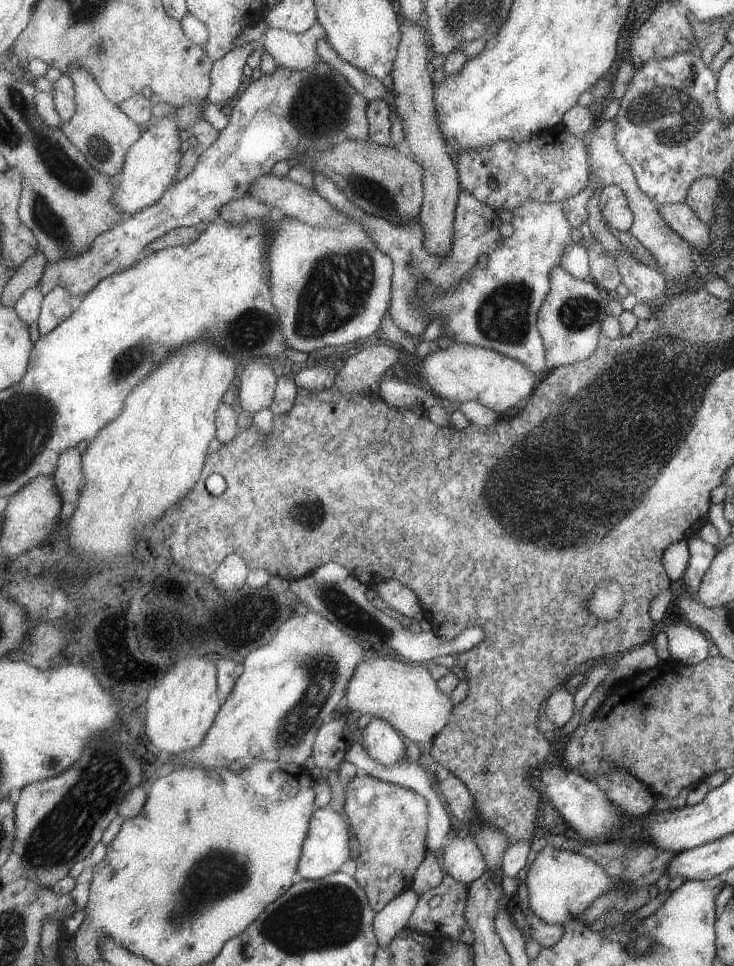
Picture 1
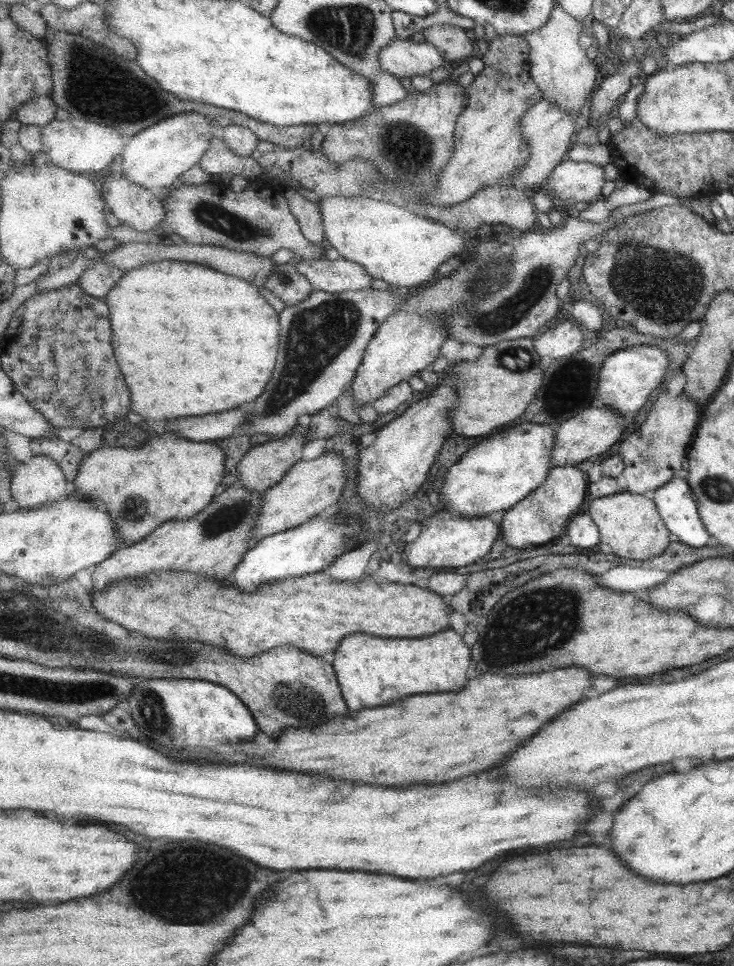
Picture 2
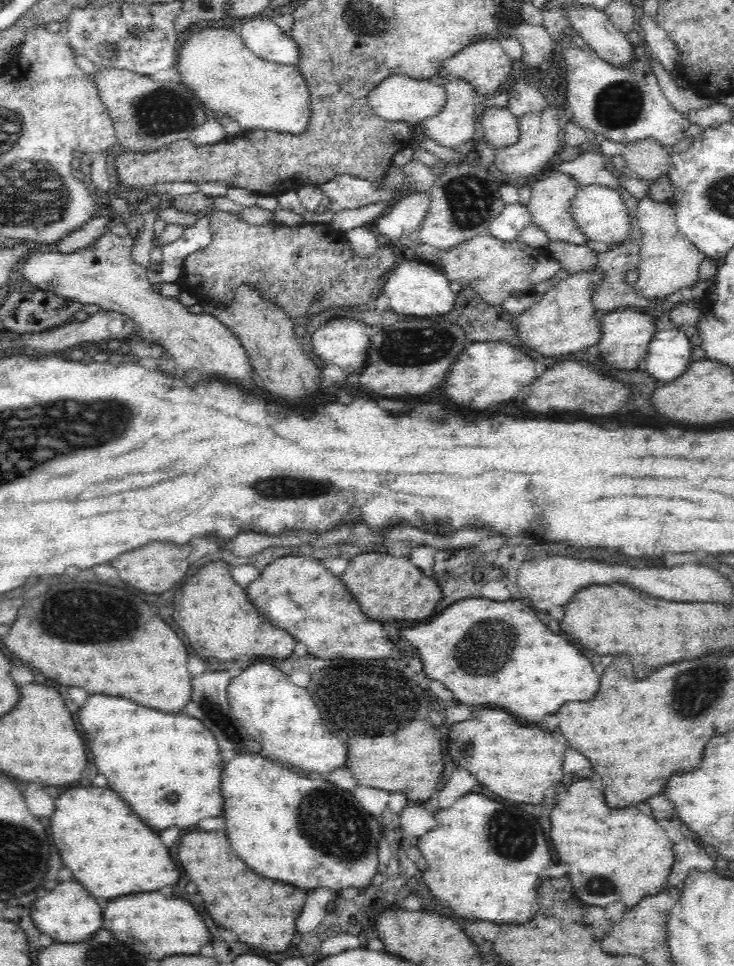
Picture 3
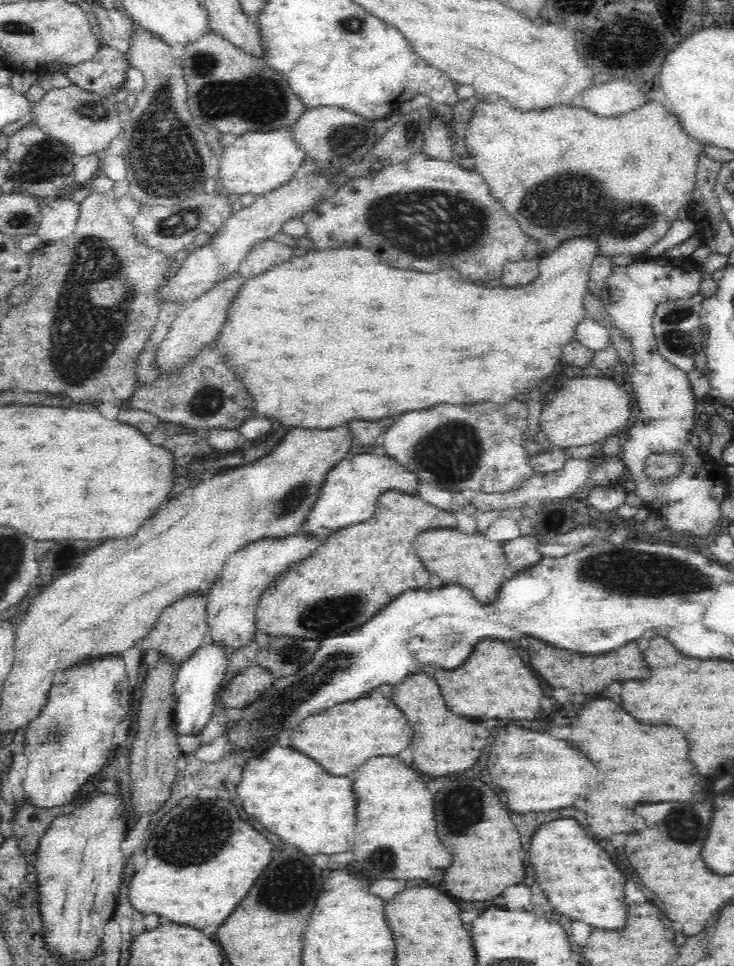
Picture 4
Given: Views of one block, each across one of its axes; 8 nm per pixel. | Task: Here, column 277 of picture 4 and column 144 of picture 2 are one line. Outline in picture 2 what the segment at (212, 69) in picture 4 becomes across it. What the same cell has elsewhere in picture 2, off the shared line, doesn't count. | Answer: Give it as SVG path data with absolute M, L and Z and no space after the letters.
M51 30L45 38L49 42L49 60L51 72L55 80L55 94L53 100L61 110L69 110L73 118L83 122L97 122L101 126L115 126L125 138L135 138L143 130L149 130L169 118L179 114L203 114L213 122L217 128L229 126L247 126L251 128L261 140L275 142L283 148L301 148L307 146L311 140L307 136L307 126L273 126L261 122L249 114L241 114L235 110L225 110L221 106L211 106L205 102L183 100L173 92L167 92L155 82L155 78L147 76L147 72L137 64L137 60L125 60L111 48L97 44L95 40L83 34L71 34L67 30Z

